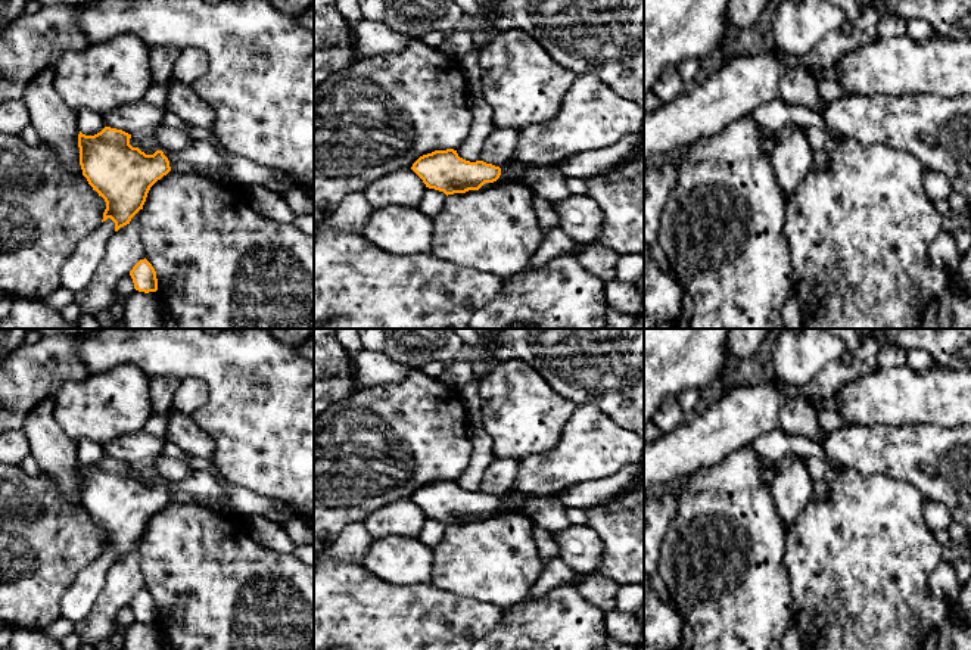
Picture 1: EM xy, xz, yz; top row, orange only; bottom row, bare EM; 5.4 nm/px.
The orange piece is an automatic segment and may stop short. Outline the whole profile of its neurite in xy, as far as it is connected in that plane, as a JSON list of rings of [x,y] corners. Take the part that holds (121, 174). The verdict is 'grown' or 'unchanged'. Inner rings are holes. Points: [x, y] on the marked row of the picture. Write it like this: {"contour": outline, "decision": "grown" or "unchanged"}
{"contour": [[[105,127],[94,136],[80,131],[80,165],[88,184],[106,202],[103,221],[111,218],[115,231],[130,224],[143,209],[150,187],[171,170],[200,172],[225,184],[236,184],[227,162],[208,140],[192,141],[177,152],[146,155],[130,144],[131,134]]], "decision": "grown"}

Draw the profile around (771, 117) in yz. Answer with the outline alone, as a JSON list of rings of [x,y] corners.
[[[781,97],[774,102],[763,103],[750,112],[751,118],[763,128],[766,136],[772,136],[775,131],[785,127],[788,122],[794,122],[800,128],[816,127],[822,130],[830,139],[843,140],[843,137],[831,130],[819,113],[785,105]]]

